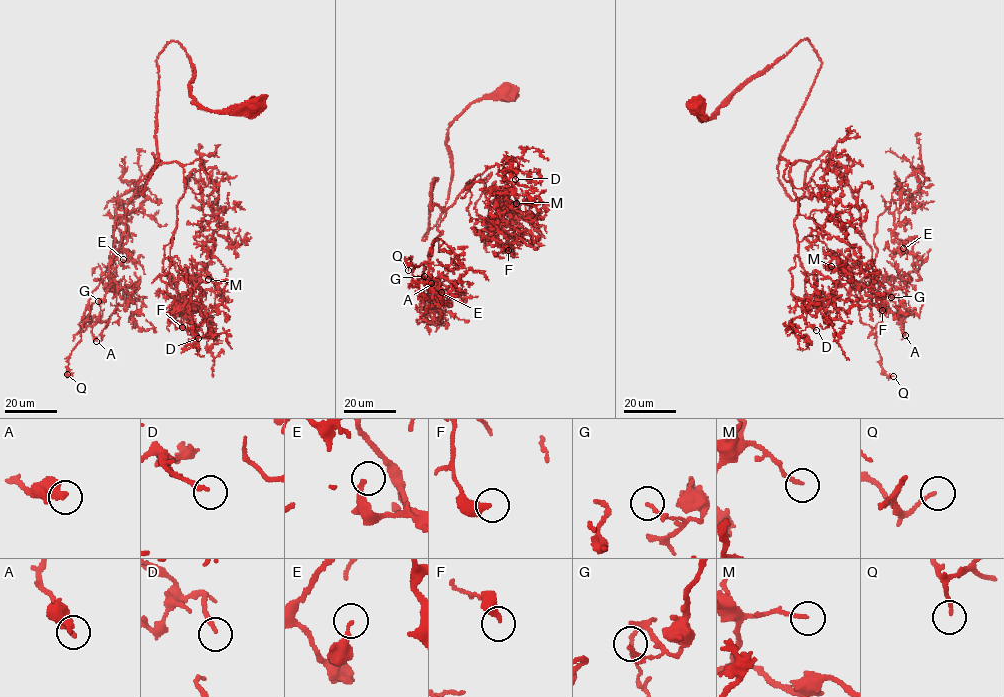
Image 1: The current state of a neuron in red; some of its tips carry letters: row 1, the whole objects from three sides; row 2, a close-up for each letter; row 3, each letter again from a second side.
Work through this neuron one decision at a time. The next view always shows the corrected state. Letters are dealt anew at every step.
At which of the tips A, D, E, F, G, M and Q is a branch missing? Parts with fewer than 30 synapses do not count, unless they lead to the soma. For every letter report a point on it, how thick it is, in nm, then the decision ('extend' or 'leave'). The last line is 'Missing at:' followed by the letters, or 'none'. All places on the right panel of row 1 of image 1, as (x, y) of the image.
A: at (905, 335); 240 nm thick; extend
D: at (816, 330); 180 nm thick; extend
E: at (903, 248); 190 nm thick; leave
F: at (882, 310); 360 nm thick; leave
G: at (891, 297); 150 nm thick; leave
M: at (831, 266); 170 nm thick; leave
Q: at (893, 376); 130 nm thick; extend
Missing at: A, D, Q

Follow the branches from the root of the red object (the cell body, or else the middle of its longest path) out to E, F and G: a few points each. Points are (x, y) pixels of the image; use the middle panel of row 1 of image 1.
E: (507, 92), (449, 128), (448, 200), (423, 237), (434, 178), (443, 232), (422, 275), (441, 292)
F: (507, 92), (449, 128), (448, 200), (423, 237), (433, 179), (431, 211), (470, 180), (470, 221), (508, 250)
G: (507, 92), (449, 128), (424, 276)

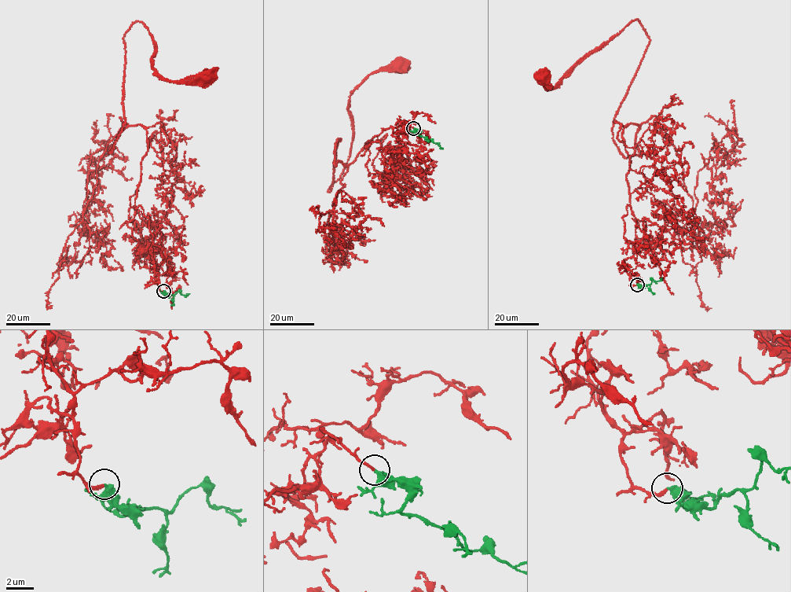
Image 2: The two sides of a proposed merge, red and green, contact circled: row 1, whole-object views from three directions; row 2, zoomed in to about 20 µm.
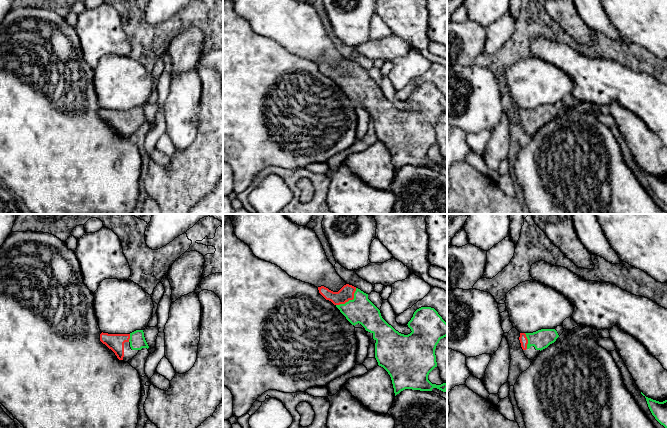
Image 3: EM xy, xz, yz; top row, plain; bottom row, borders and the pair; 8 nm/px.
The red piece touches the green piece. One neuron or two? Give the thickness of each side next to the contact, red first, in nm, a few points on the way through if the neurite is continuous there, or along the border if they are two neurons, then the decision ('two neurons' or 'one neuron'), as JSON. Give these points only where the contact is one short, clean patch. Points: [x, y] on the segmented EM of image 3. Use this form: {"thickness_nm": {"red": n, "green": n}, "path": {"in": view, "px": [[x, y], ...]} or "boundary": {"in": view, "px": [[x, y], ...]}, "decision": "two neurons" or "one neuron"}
{"thickness_nm": {"red": 120, "green": 220}, "path": {"in": "xz", "px": [[346, 293], [349, 299], [361, 310]]}, "decision": "one neuron"}

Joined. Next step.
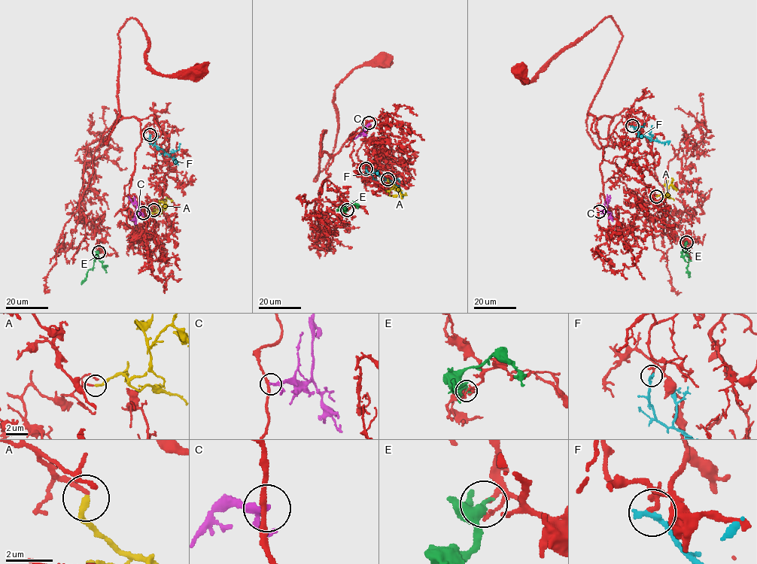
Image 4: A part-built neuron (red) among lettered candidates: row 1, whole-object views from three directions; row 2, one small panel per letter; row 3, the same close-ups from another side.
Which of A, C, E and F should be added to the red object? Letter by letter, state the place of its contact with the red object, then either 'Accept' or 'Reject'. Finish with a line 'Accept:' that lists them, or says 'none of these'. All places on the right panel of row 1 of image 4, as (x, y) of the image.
A: Touches red at (656, 196). Reject
C: Touches red at (599, 211). Reject
E: Touches red at (686, 242). Reject
F: Touches red at (632, 125). Reject
Accept: none of these

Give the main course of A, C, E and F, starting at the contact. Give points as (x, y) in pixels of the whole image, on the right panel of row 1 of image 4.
A: (656, 196), (665, 194), (671, 182)
C: (599, 211), (606, 210), (610, 195)
E: (686, 242), (688, 277)
F: (631, 125), (641, 135), (655, 141), (667, 141), (667, 144)

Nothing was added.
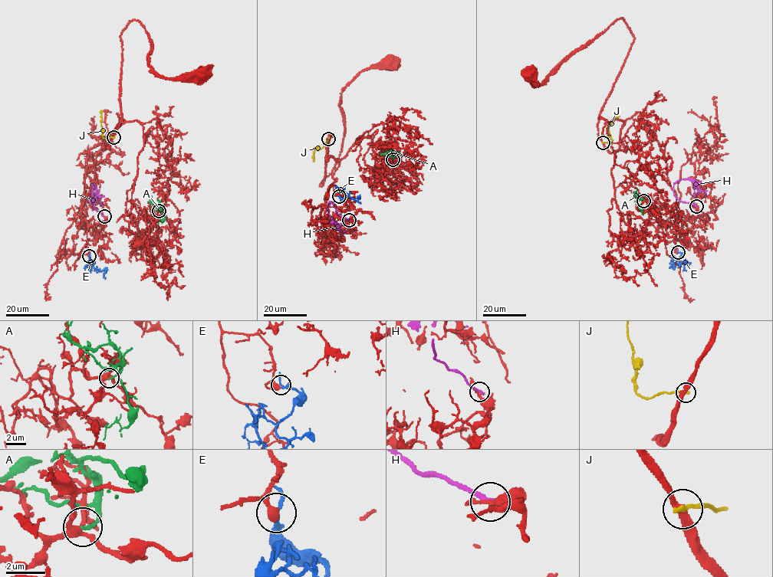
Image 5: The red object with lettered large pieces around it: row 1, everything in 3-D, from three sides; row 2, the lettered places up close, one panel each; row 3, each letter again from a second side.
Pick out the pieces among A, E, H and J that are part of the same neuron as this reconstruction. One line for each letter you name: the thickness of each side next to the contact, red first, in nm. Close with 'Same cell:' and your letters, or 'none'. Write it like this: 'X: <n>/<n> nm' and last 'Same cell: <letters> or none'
E: 480/200 nm
Same cell: E

